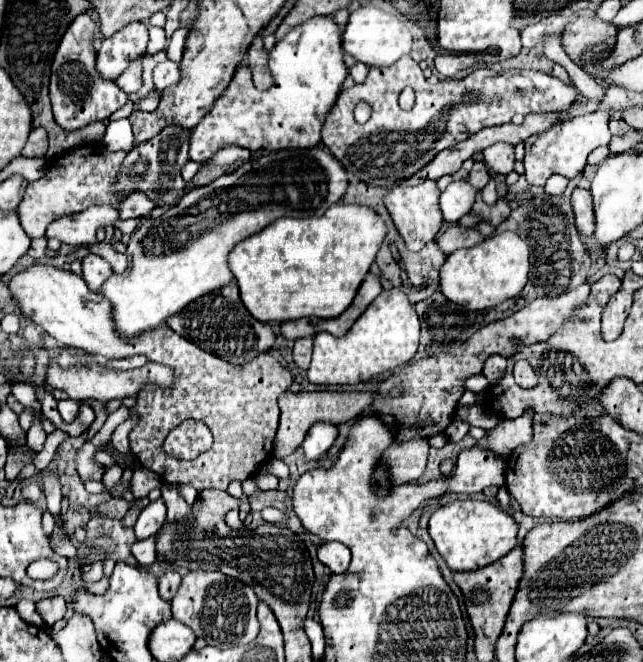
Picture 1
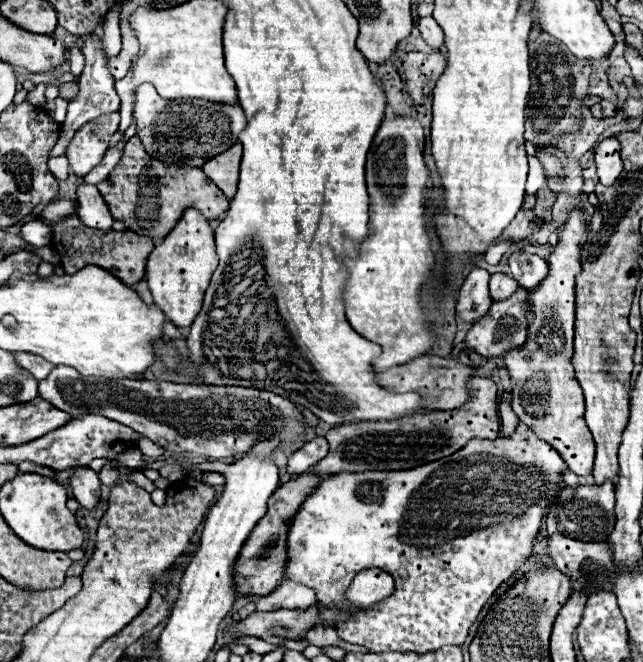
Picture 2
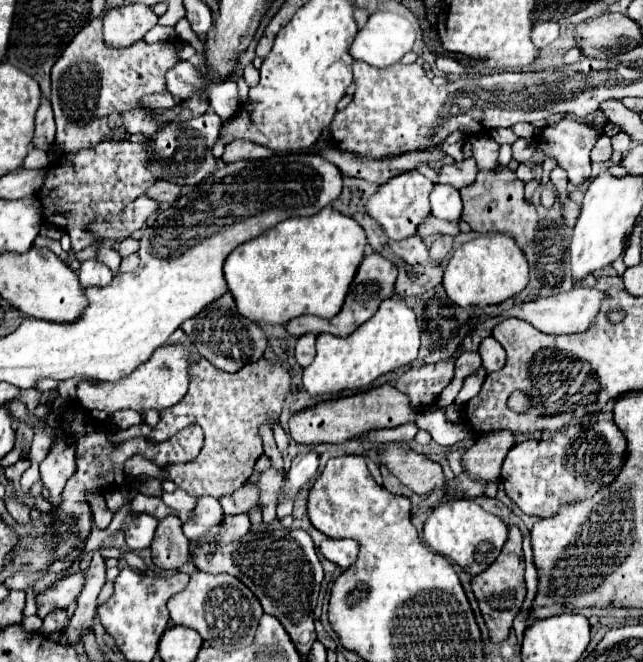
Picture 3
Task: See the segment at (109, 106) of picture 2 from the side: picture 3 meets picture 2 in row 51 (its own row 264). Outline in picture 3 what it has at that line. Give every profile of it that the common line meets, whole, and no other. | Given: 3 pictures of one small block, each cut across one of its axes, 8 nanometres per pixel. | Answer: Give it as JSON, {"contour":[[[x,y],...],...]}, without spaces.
{"contour":[[[86,260],[86,262],[82,262],[82,266],[78,270],[78,280],[84,288],[106,286],[112,278],[114,278],[114,274],[110,272],[110,268],[98,260]]]}

